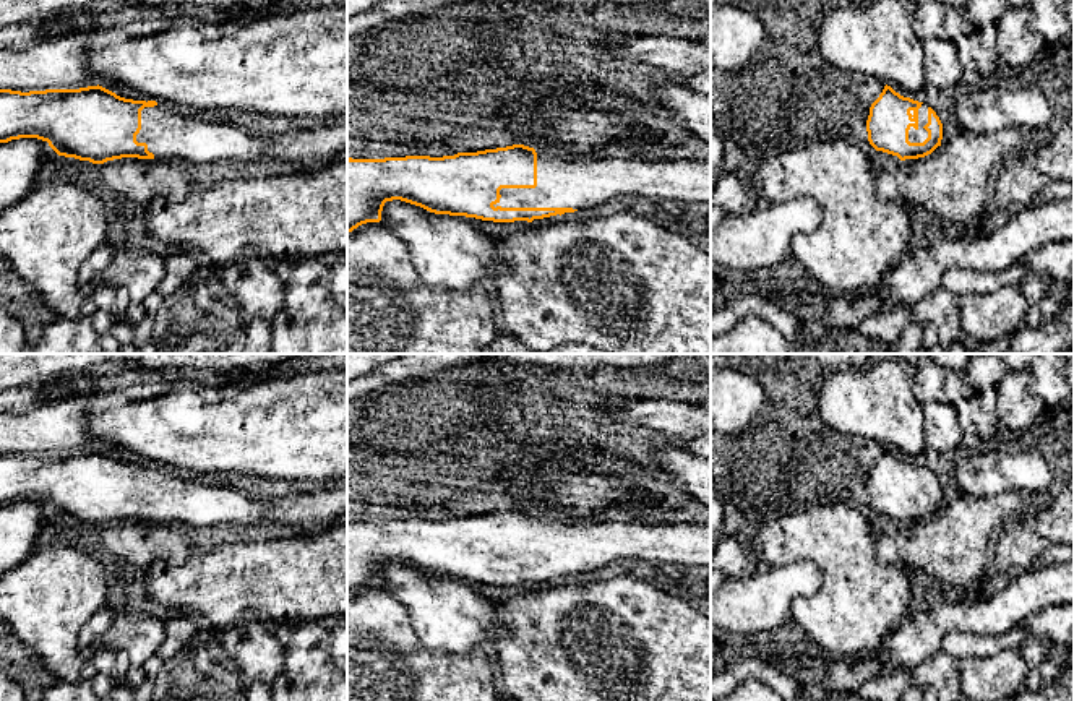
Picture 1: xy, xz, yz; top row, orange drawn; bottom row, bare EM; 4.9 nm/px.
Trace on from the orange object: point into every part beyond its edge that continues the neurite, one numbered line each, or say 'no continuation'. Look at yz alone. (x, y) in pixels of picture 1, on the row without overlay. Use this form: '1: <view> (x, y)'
1: yz (920, 498)

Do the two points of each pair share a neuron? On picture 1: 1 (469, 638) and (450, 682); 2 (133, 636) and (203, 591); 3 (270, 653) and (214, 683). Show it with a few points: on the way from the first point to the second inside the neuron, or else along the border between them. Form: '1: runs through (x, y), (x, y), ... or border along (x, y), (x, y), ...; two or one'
1: border along (425, 648), (451, 653), (482, 649), (495, 662); two
2: border along (140, 606), (166, 614); two
3: runs through (257, 654), (244, 654), (227, 670); one

